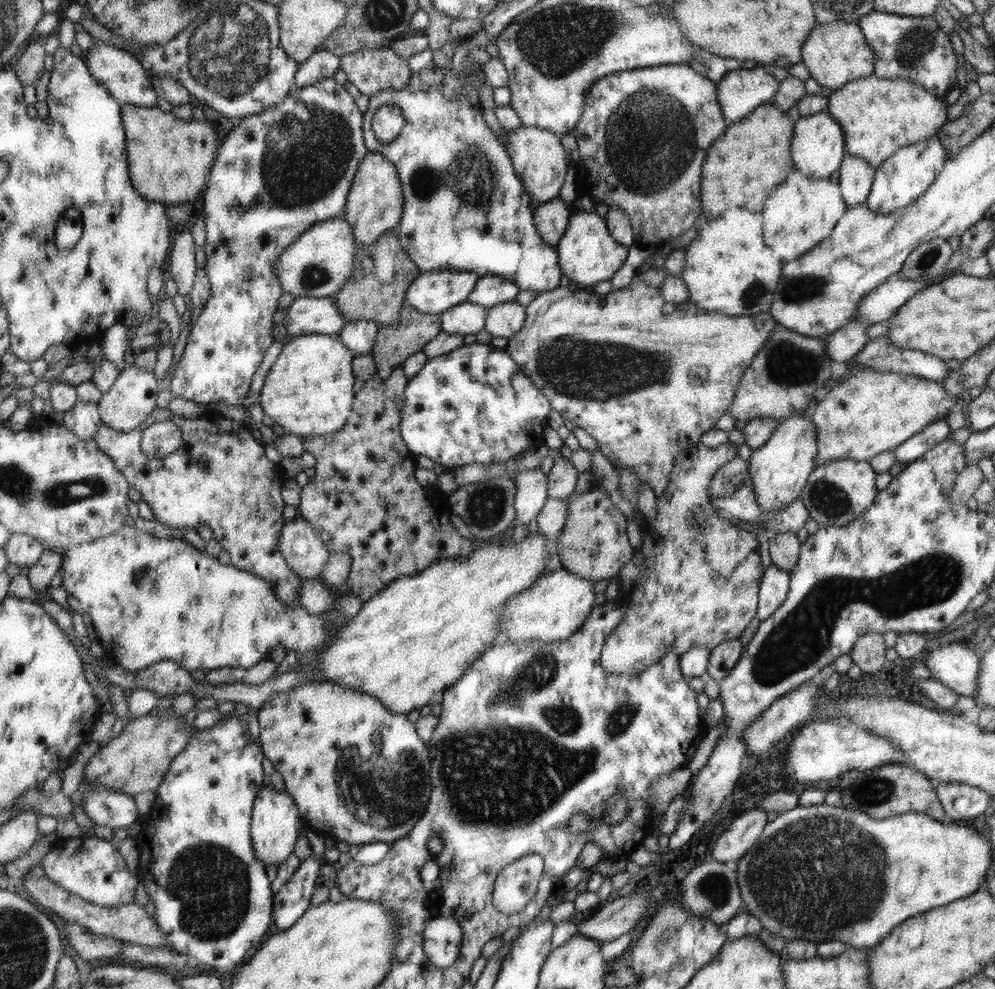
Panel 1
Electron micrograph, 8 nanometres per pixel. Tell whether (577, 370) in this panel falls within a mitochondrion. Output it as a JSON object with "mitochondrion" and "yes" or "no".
{"mitochondrion":"yes"}

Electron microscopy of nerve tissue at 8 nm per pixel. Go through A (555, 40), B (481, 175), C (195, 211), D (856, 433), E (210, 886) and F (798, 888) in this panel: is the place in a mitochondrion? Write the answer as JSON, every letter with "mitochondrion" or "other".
{"A":"mitochondrion","B":"mitochondrion","C":"other","D":"other","E":"mitochondrion","F":"mitochondrion"}

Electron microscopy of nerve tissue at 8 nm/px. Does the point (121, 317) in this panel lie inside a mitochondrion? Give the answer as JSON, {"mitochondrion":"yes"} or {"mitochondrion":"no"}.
{"mitochondrion":"no"}

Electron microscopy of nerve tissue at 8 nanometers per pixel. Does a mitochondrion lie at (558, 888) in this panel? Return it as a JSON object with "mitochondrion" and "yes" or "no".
{"mitochondrion":"no"}

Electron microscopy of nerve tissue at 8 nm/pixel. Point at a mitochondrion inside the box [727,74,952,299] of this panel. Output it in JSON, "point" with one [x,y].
{"point":[927,260]}

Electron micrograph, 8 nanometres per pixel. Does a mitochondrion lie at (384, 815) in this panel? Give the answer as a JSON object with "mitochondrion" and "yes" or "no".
{"mitochondrion":"yes"}

